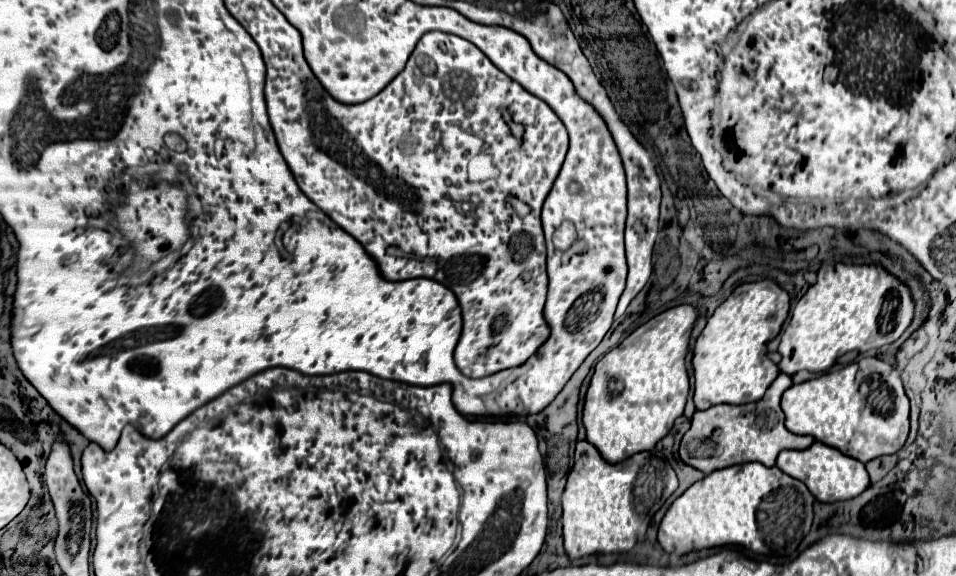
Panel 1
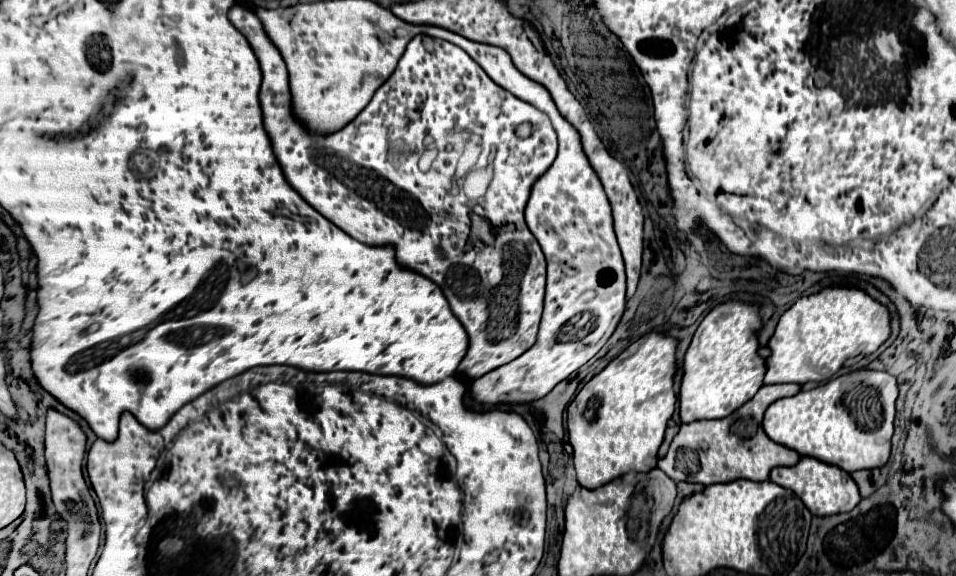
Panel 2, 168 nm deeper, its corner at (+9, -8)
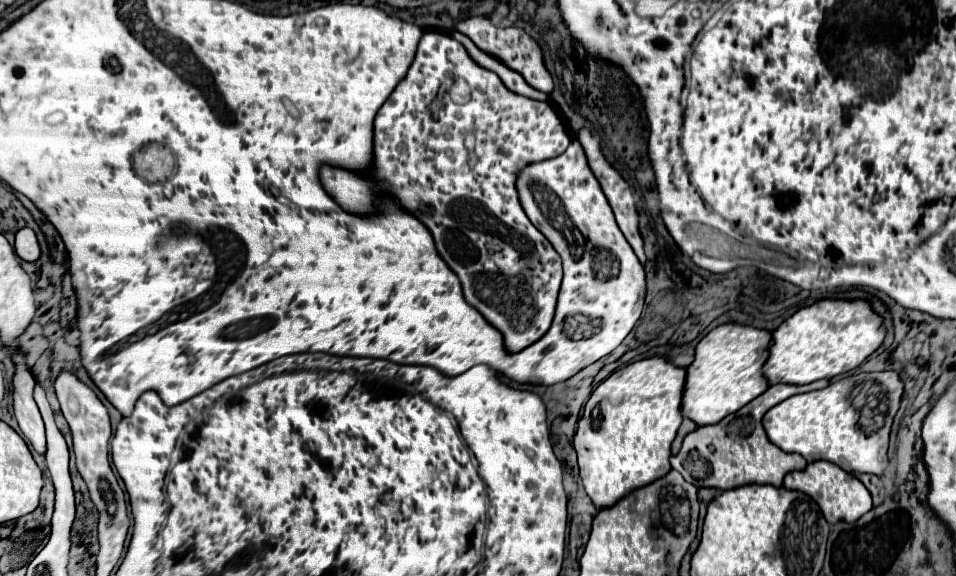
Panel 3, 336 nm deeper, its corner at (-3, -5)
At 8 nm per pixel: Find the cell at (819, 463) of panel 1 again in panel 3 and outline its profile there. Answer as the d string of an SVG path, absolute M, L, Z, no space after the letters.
M813 461L803 471L787 473L783 485L785 485L785 489L793 489L793 491L811 495L811 499L815 499L819 503L825 519L831 525L835 525L839 521L853 523L855 519L863 517L871 509L871 493L867 491L867 487L857 477L853 477L851 473L843 471L841 467L837 467L835 463L829 463L829 461Z

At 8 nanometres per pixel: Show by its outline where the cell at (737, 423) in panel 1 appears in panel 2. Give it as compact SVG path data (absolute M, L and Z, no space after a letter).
M773 384L761 386L759 392L735 410L731 416L721 420L699 420L691 424L681 424L679 434L673 438L669 452L663 460L659 460L659 468L673 478L675 482L697 482L703 486L717 482L731 482L739 478L747 480L767 480L769 470L775 466L795 466L799 462L799 454L787 446L775 444L763 430L763 414L767 406L783 396L795 396L799 392L799 384Z

